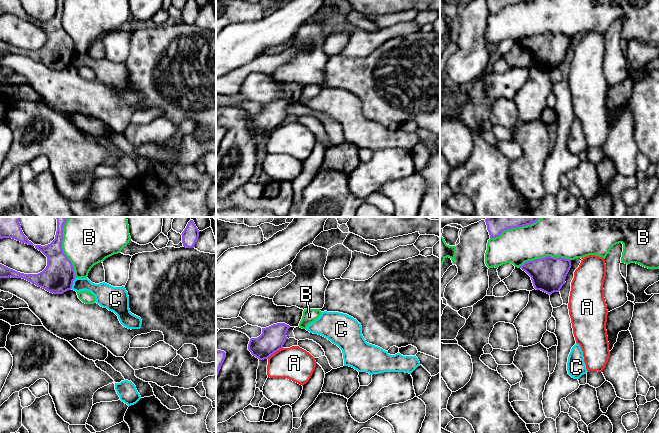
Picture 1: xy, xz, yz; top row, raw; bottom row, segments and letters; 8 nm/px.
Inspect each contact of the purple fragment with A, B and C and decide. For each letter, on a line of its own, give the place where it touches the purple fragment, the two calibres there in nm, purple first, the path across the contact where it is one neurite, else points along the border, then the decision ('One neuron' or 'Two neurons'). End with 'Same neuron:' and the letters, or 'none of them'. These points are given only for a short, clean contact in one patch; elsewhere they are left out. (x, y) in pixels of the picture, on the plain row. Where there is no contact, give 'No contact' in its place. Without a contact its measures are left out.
A: Touches purple at xz (274, 128). Thickness 200 nm (purple) against 260 nm. Two neurons
B: Touches purple at xy (62, 26). Thickness 260 nm (purple) against 340 nm. Two neurons
C: Touches purple at xy (72, 59). Thickness 260 nm (purple) against 140 nm. Two neurons
Same neuron: none of them

